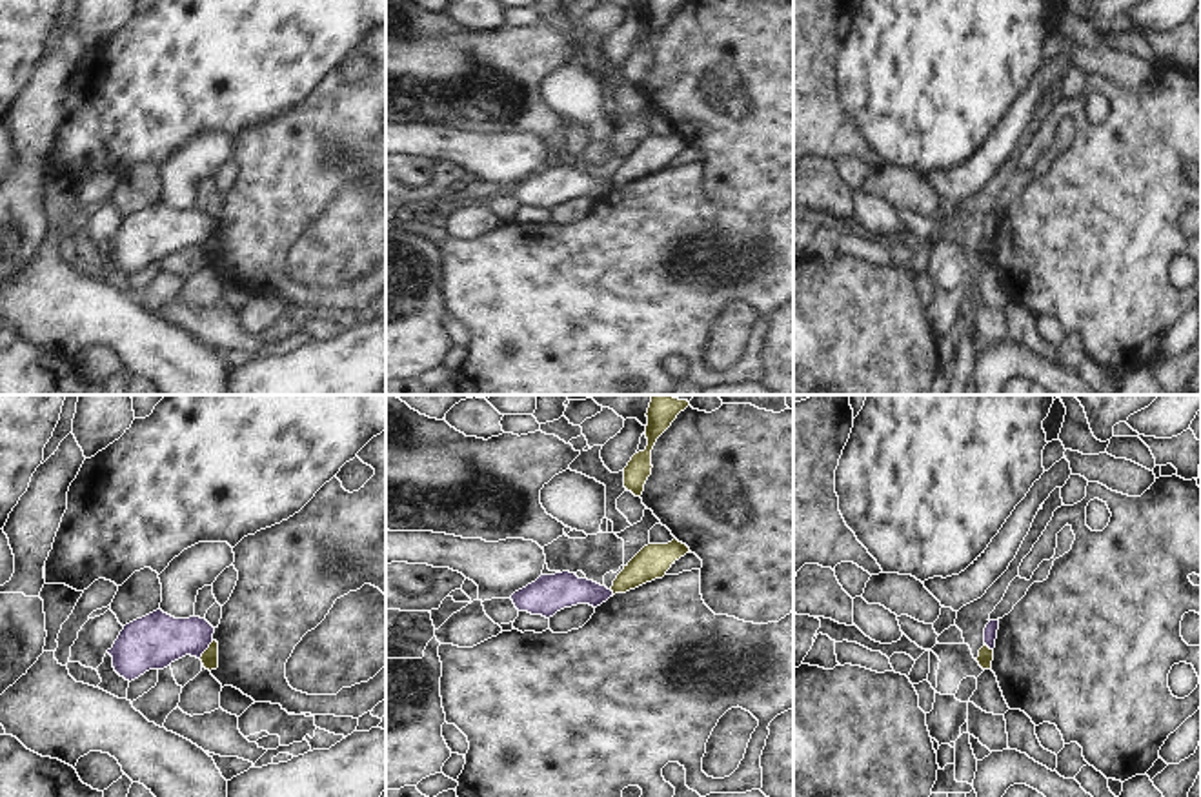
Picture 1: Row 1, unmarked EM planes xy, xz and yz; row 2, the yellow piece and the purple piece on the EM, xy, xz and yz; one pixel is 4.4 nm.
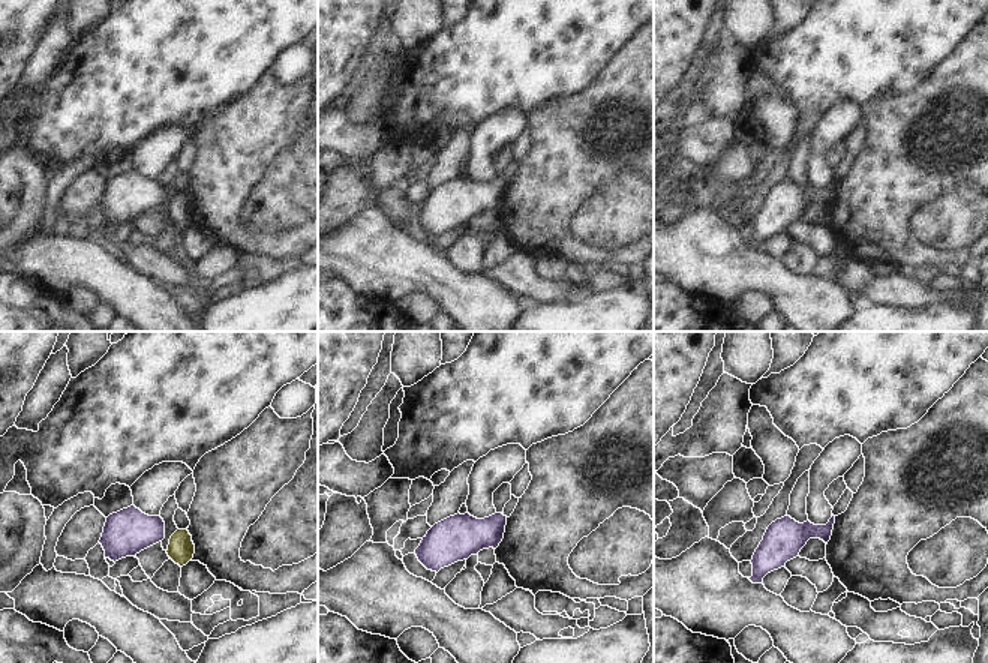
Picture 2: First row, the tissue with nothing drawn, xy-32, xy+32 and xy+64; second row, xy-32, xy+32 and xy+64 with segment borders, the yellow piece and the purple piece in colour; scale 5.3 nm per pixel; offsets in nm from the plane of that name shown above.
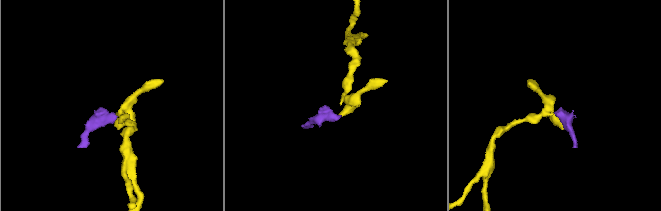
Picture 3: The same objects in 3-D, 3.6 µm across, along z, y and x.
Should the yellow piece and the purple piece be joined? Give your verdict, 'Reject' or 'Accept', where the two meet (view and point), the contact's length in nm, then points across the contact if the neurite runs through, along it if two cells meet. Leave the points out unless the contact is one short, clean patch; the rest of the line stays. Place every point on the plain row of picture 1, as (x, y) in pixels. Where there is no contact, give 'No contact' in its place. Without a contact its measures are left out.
Reject. Touches yellow at xy (206, 242). Shared border 100 nm. Boundary: xy (213, 233), (199, 250).

